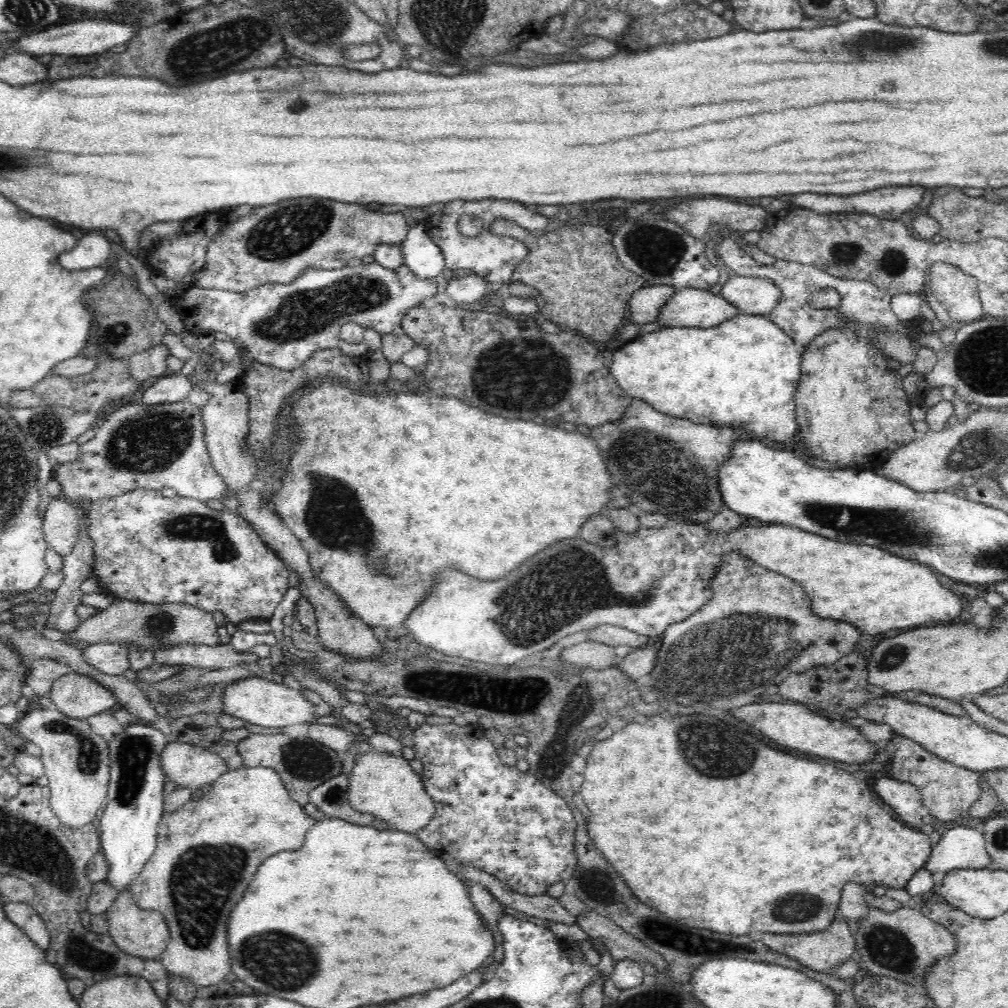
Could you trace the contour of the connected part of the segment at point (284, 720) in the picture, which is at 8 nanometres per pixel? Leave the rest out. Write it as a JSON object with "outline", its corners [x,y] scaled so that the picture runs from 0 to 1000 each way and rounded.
{"outline":[[[260,673],[238,674],[238,677],[224,683],[221,692],[221,704],[224,707],[240,712],[243,716],[261,720],[262,722],[282,722],[289,718],[313,717],[317,711],[313,709],[313,700],[310,695],[298,685],[287,683],[279,678],[260,675]]]}

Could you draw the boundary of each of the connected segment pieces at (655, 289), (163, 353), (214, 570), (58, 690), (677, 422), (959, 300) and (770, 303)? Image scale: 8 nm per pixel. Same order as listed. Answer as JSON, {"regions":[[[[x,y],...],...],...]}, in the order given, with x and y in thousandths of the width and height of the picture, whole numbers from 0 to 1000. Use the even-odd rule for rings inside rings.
{"regions":[[[[649,283],[633,287],[625,297],[625,320],[640,322],[653,314],[655,306],[671,287],[661,283]]],[[[161,339],[157,341],[157,344],[149,345],[129,354],[127,356],[128,367],[135,374],[135,378],[147,381],[168,369],[167,356],[169,353],[171,353],[169,346]]],[[[133,484],[132,487],[127,487],[117,492],[94,496],[84,505],[83,514],[87,519],[85,527],[87,527],[89,535],[91,535],[91,547],[93,547],[93,563],[91,563],[90,571],[92,575],[99,576],[104,585],[107,585],[113,593],[148,599],[175,598],[194,600],[194,602],[202,604],[204,607],[218,606],[225,616],[234,619],[242,615],[266,615],[272,609],[272,604],[278,599],[285,587],[284,585],[287,583],[286,572],[288,567],[286,567],[280,555],[256,532],[256,529],[252,527],[248,519],[232,507],[226,506],[224,508],[224,506],[208,504],[201,496],[177,491],[173,494],[166,494],[157,485]]],[[[67,668],[58,672],[49,687],[52,701],[58,703],[72,713],[95,710],[116,697],[115,689],[109,684],[97,679],[91,672],[81,671],[79,668]]],[[[634,395],[627,396],[615,416],[587,424],[585,431],[592,437],[610,486],[634,488],[654,502],[655,510],[692,521],[696,521],[696,518],[700,518],[719,503],[715,488],[712,487],[711,465],[721,453],[725,452],[728,437],[748,437],[740,431],[740,428],[734,428],[732,425],[708,424],[657,411]]],[[[931,259],[923,266],[923,288],[950,323],[977,315],[970,279],[950,265]]],[[[725,272],[714,294],[730,303],[734,312],[761,313],[773,301],[775,290],[770,280],[760,275]]]]}

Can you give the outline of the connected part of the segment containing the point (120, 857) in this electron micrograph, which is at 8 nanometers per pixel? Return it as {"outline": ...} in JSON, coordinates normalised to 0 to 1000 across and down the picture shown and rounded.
{"outline":[[[149,718],[127,720],[115,728],[109,749],[109,776],[103,810],[96,813],[100,841],[107,855],[105,876],[113,880],[117,887],[133,875],[141,866],[156,840],[157,819],[164,808],[163,765],[160,760],[161,742],[165,732],[159,724],[149,722]]]}

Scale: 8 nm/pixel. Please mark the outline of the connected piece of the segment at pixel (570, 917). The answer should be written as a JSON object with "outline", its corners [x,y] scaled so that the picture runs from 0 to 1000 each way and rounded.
{"outline":[[[453,859],[451,864],[459,872],[480,878],[505,904],[521,908],[537,916],[548,914],[556,917],[569,917],[571,909],[563,905],[555,894],[548,889],[524,889],[504,881],[504,877],[496,872],[468,859]]]}

